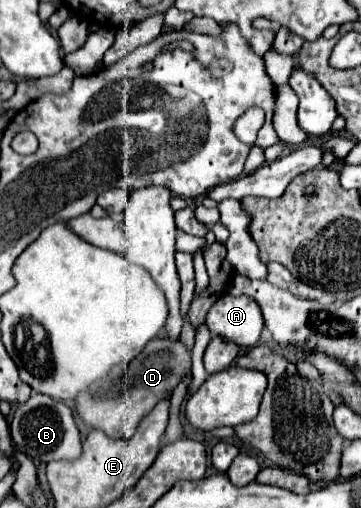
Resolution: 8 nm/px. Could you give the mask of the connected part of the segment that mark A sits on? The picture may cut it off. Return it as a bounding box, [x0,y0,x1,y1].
[206,294,264,348]

